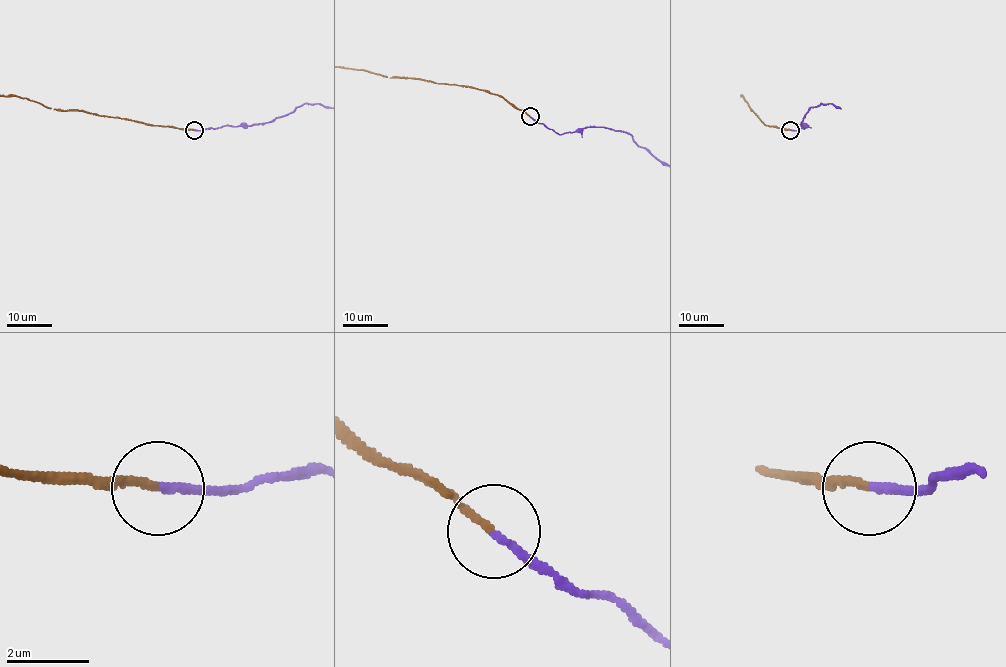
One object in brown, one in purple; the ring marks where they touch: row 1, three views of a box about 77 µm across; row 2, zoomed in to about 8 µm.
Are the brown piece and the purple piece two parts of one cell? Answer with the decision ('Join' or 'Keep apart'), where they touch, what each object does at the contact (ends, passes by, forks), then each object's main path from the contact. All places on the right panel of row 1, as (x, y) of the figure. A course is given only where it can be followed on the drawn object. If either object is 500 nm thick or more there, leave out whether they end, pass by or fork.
Join. Place: (790, 130). At the ring brown ends. At the ring purple ends

